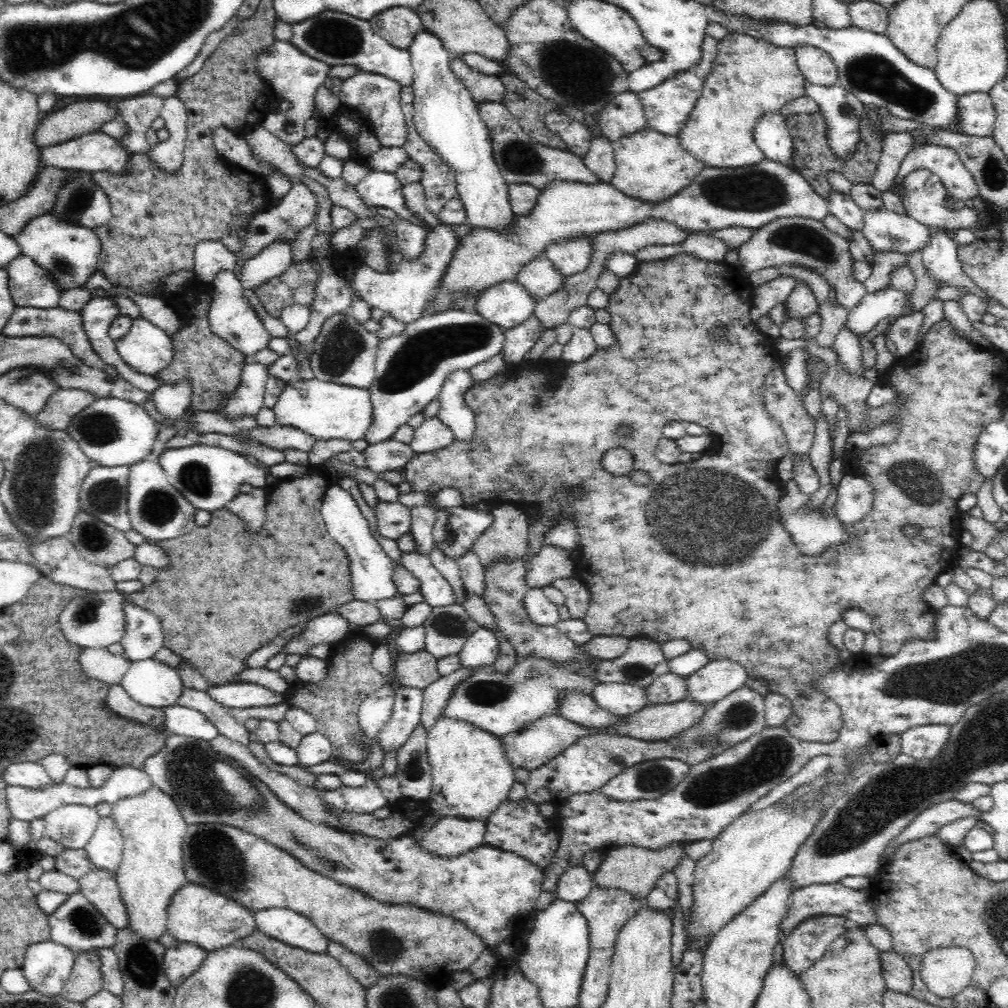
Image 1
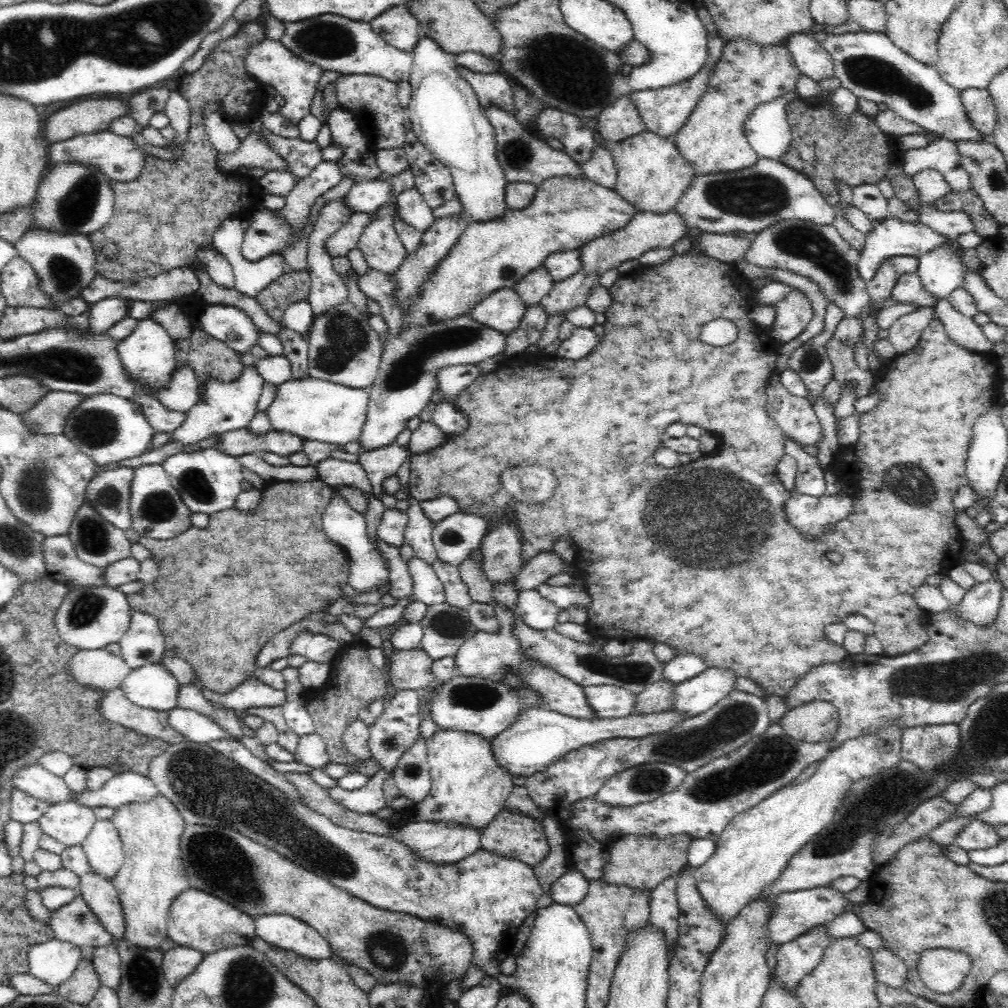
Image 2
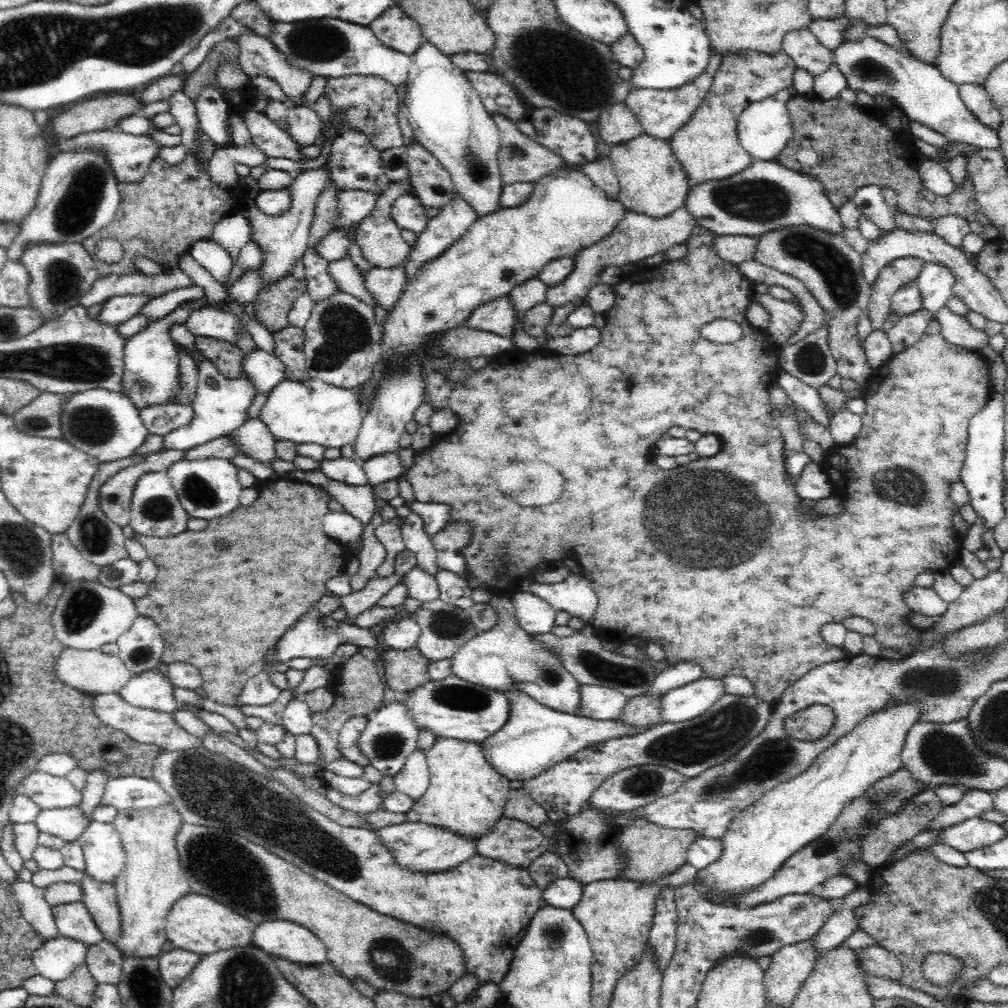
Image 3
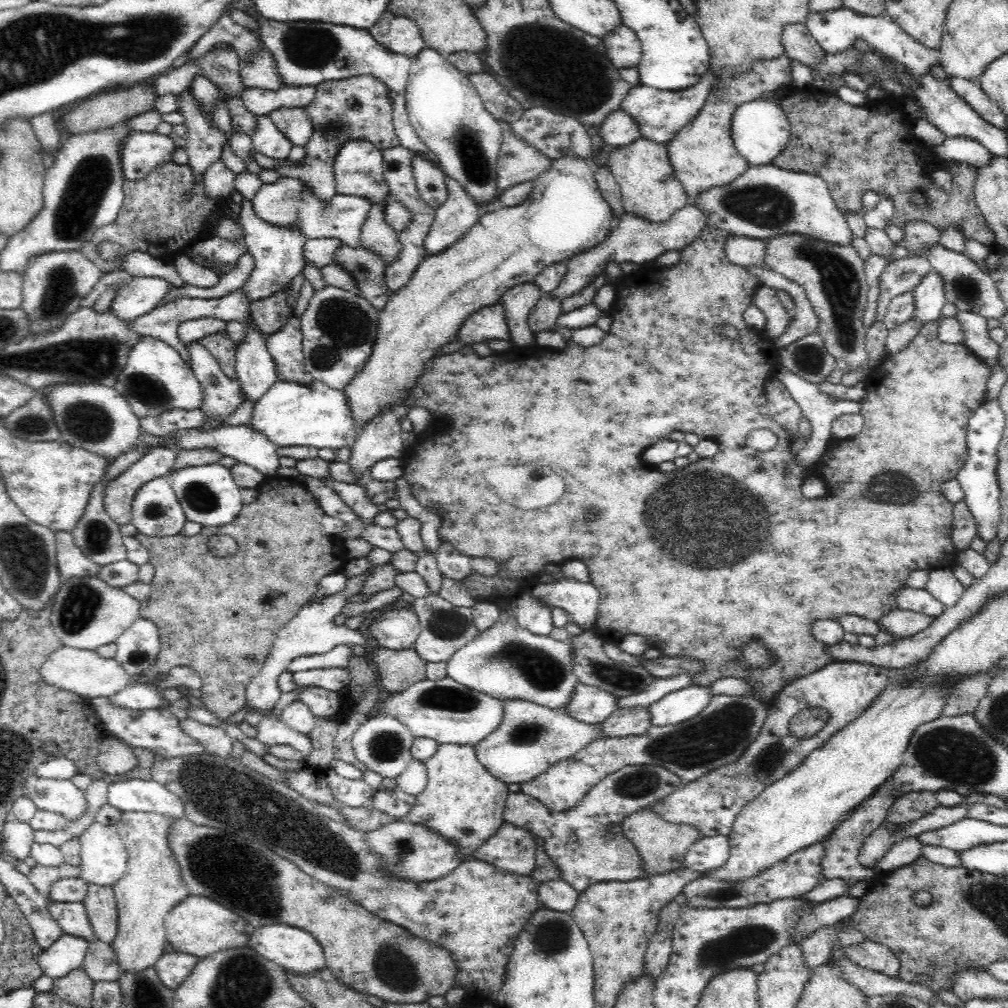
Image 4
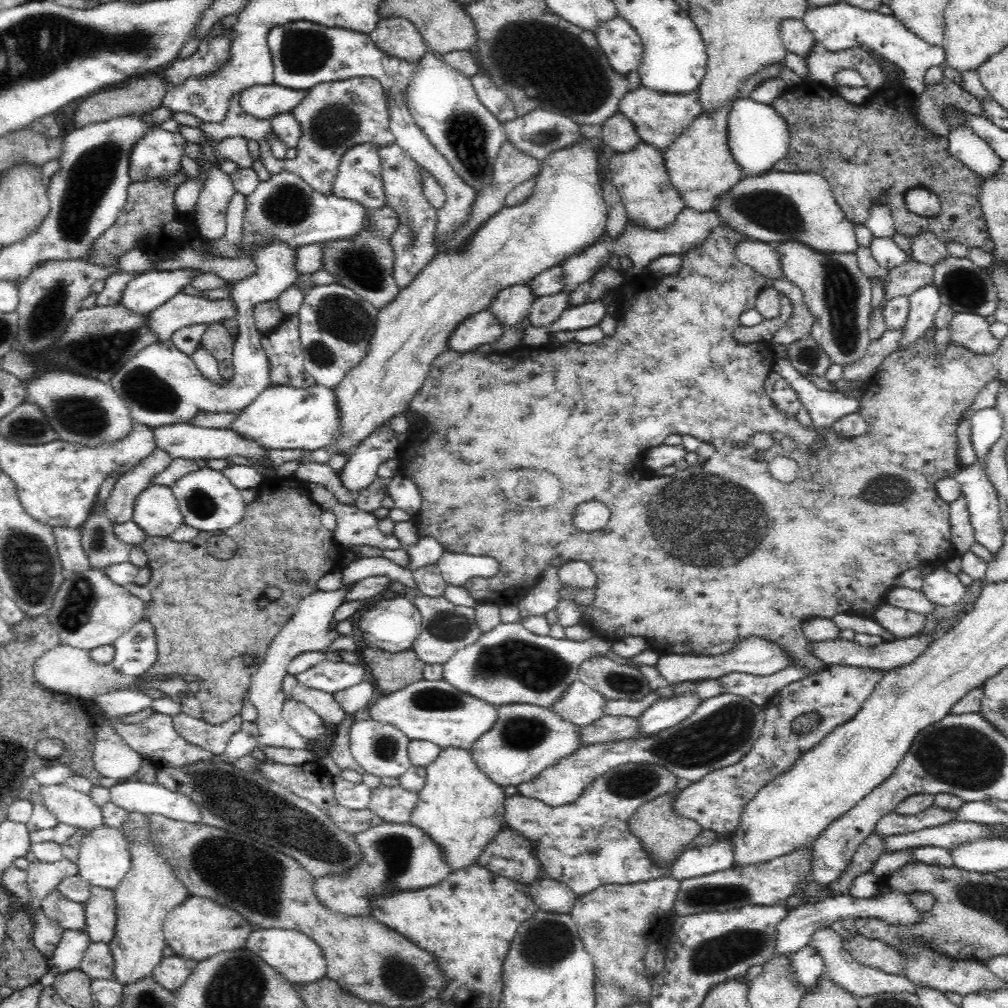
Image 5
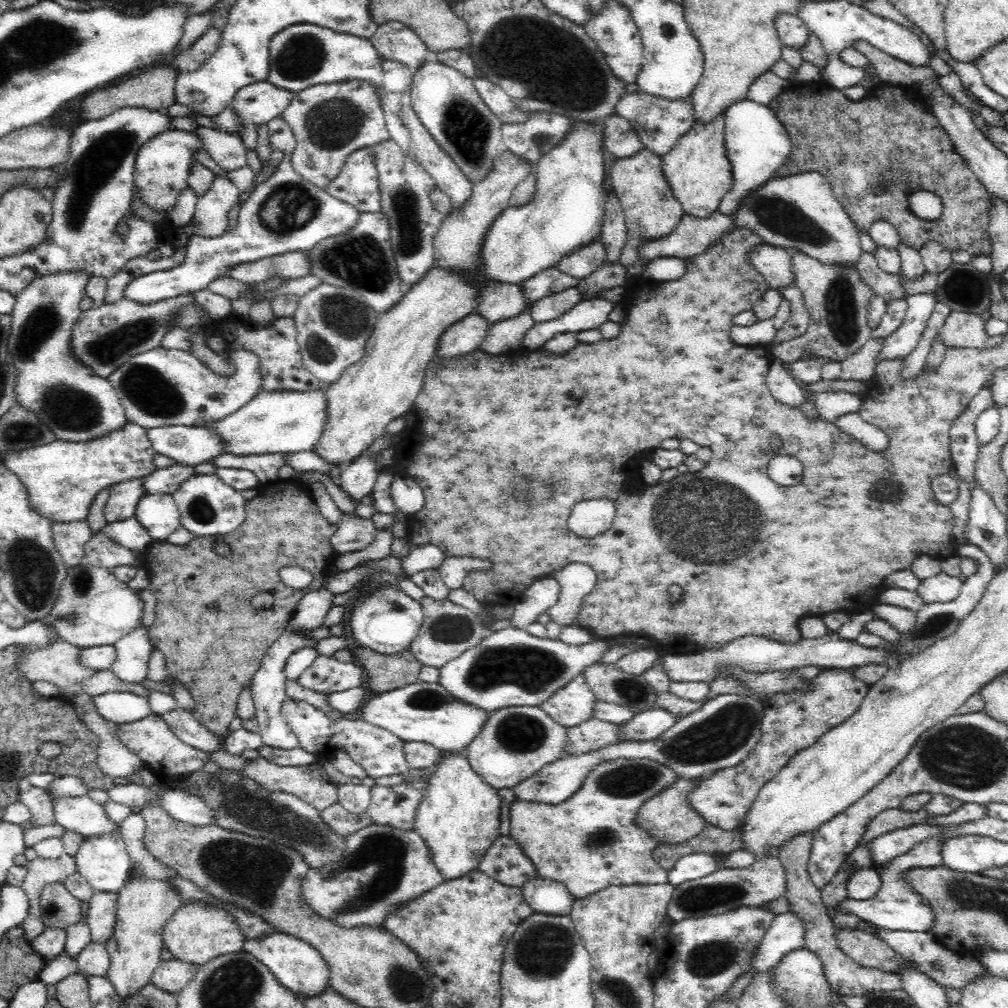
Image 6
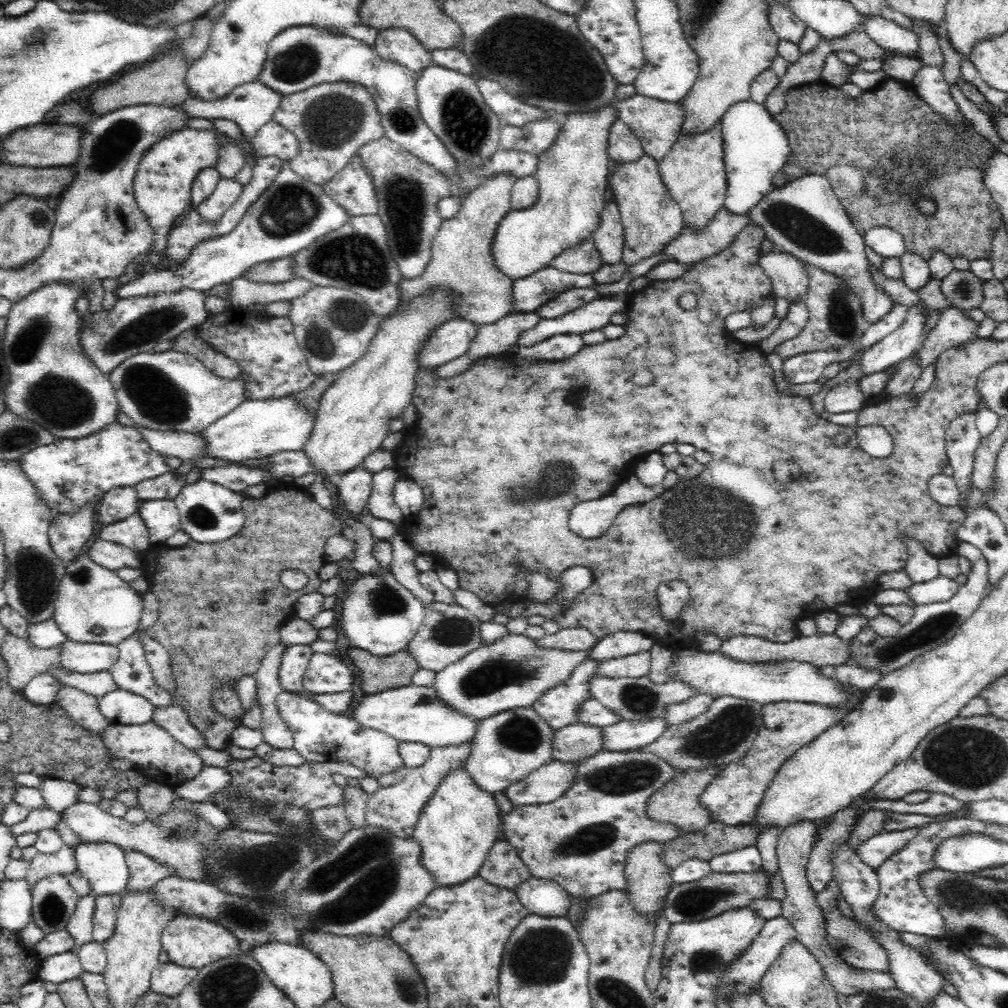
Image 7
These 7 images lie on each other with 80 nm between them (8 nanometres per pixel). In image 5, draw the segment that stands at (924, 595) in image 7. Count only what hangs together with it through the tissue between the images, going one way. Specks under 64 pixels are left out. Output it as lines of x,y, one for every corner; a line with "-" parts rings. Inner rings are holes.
941,567
925,576
921,591
930,602
949,607
961,601
966,589
958,580
958,576

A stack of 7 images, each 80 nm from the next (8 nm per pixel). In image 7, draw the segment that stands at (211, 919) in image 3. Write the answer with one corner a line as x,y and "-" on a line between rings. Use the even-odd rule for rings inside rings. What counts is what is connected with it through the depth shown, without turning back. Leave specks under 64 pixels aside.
177,915
164,928
161,945
172,962
197,969
220,960
222,957
238,956
241,953
241,944
237,936
234,936
224,925
206,919
206,917

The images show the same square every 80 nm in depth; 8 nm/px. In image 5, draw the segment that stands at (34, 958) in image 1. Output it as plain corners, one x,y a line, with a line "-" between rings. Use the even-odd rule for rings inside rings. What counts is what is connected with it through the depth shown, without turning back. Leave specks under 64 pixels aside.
63,931
50,958
46,958
48,971
56,974
78,969
84,952
91,943
86,931

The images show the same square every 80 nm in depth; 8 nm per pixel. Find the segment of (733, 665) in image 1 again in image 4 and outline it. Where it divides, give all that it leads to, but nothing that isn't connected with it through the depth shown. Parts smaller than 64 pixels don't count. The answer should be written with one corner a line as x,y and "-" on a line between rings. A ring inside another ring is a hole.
700,679
696,680
685,688
666,694
660,700
650,705
649,711
651,714
652,724
654,726
666,726
666,724
680,724
680,722
690,720
691,718
694,718
694,716
696,716
699,712
702,712
702,709
706,708
706,705
710,702
710,699
714,696
714,694
711,693
711,686
698,686
697,681
700,681

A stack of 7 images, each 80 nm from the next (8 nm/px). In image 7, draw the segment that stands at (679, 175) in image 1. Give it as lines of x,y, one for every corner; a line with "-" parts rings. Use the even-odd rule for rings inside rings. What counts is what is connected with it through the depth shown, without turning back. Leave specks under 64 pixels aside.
644,153
638,160
618,164
608,179
622,217
625,243
621,261
626,266
658,254
662,246
680,234
685,224
683,214
680,205
663,183
657,160

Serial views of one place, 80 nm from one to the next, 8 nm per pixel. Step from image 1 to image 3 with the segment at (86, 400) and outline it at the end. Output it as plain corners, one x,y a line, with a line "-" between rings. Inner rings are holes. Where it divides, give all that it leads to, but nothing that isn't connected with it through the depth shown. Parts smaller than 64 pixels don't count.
41,392
28,406
13,414
16,429
40,439
63,439
61,412
66,399
66,394

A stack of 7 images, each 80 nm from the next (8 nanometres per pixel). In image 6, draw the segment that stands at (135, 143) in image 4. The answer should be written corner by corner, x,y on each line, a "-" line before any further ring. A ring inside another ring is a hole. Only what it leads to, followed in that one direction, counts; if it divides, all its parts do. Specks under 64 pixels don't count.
172,129
156,134
154,138
146,140
138,148
136,160
134,160
133,179
139,190
142,190
141,198
146,200
154,210
168,212
174,206
178,192
187,184
190,164
195,162
194,150
198,148
203,148
198,137
194,137
188,131

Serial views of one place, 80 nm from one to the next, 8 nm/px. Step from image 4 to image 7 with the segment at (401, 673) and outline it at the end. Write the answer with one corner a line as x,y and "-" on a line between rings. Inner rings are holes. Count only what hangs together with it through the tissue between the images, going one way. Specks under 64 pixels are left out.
352,647
347,653
351,665
360,670
360,686
367,695
412,684
414,673
420,668
407,649
383,657
358,647

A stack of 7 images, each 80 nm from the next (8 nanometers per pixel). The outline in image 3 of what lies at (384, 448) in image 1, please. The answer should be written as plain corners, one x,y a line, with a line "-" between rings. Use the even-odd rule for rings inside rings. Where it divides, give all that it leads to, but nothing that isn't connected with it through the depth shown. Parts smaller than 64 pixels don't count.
398,451
383,452
381,455
370,456
368,460
361,460
360,465
366,473
369,485
372,487
377,506
382,507
386,501
379,496
375,496
375,488
382,484
384,480
399,477
400,472
402,472
402,460

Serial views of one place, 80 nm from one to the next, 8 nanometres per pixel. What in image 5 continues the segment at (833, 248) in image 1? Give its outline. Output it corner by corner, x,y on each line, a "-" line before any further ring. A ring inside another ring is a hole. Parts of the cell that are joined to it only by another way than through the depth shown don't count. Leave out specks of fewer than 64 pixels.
782,240
772,244
782,276
797,284
804,294
804,301
814,315
814,328
810,337
842,368
864,359
871,344
869,322
871,315
870,279
859,267
854,252
818,252
809,244
797,240

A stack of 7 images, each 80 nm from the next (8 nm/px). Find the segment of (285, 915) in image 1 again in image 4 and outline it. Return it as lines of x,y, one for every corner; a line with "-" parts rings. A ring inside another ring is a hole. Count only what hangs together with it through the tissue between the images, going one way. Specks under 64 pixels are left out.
268,924
255,928
250,935
248,945
287,972
310,974
310,972
322,970
325,966
326,957
321,944
311,932
302,930
302,928
291,927
286,924

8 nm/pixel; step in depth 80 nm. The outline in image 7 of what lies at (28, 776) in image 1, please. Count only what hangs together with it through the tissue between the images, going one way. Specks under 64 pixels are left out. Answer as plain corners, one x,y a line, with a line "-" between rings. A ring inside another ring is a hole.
77,801
61,810
61,822
64,822
79,837
82,843
112,843
123,850
136,849
146,856
175,868
182,878
200,881
202,878
201,849
203,845
215,840
218,829
205,824
195,814
181,814
168,808
166,816
160,818
158,825
146,820
142,825
130,825
122,818
114,818
100,809
98,804

